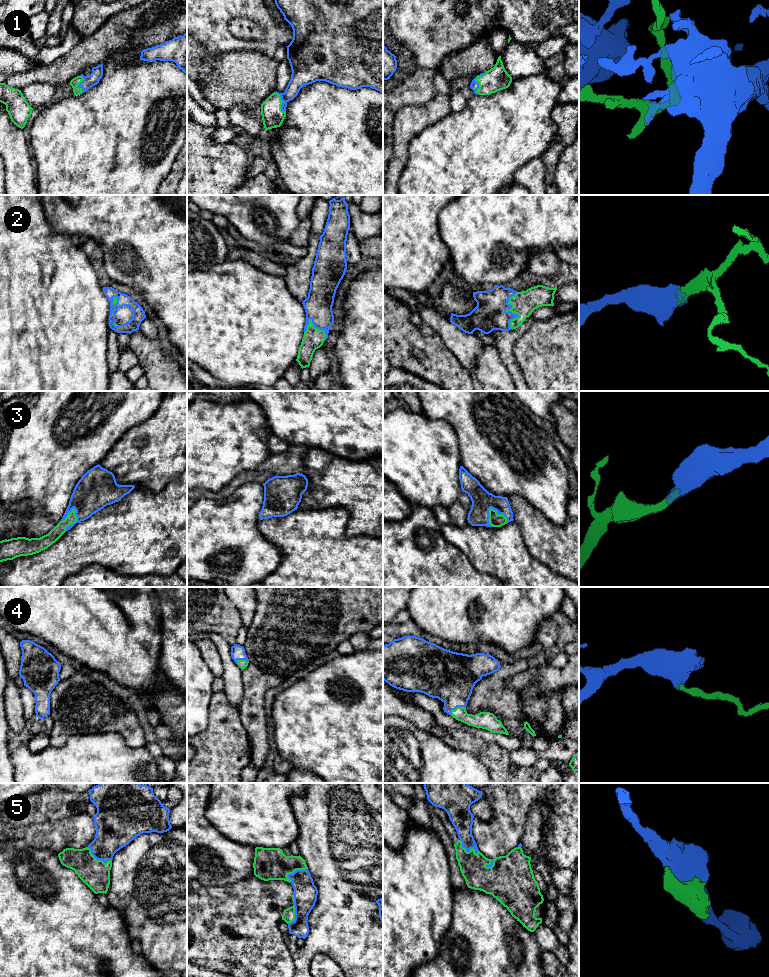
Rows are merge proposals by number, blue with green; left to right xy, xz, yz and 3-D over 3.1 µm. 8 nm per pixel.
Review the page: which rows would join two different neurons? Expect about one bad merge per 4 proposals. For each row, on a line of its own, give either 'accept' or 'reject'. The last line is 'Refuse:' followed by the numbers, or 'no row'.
1: accept
2: accept
3: accept
4: accept
5: accept
Refuse: no row

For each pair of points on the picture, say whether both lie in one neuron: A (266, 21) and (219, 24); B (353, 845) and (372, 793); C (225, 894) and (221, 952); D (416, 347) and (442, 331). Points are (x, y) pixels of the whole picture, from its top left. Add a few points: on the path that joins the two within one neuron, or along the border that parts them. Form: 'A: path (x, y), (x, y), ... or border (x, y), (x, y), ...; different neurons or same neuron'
A: path (254, 11), (231, 12); same neuron
B: border (359, 793), (372, 809); different neurons
C: path (225, 908), (225, 923), (220, 928), (221, 938); same neuron
D: border (437, 333), (452, 353); different neurons

